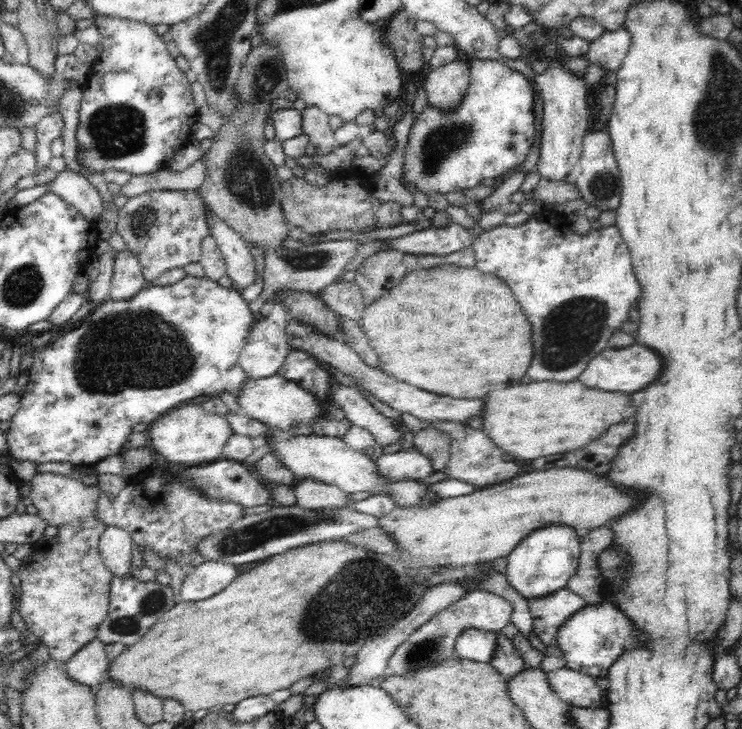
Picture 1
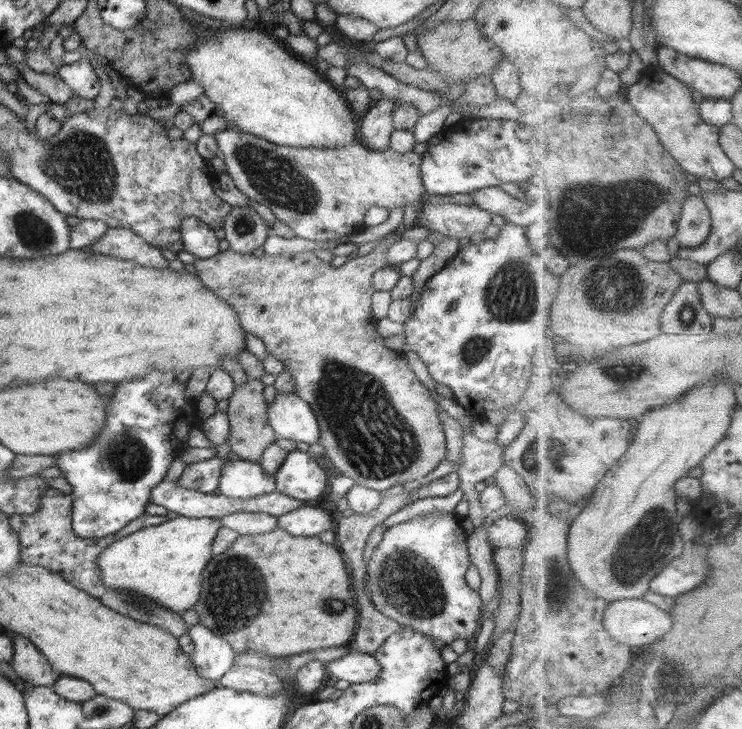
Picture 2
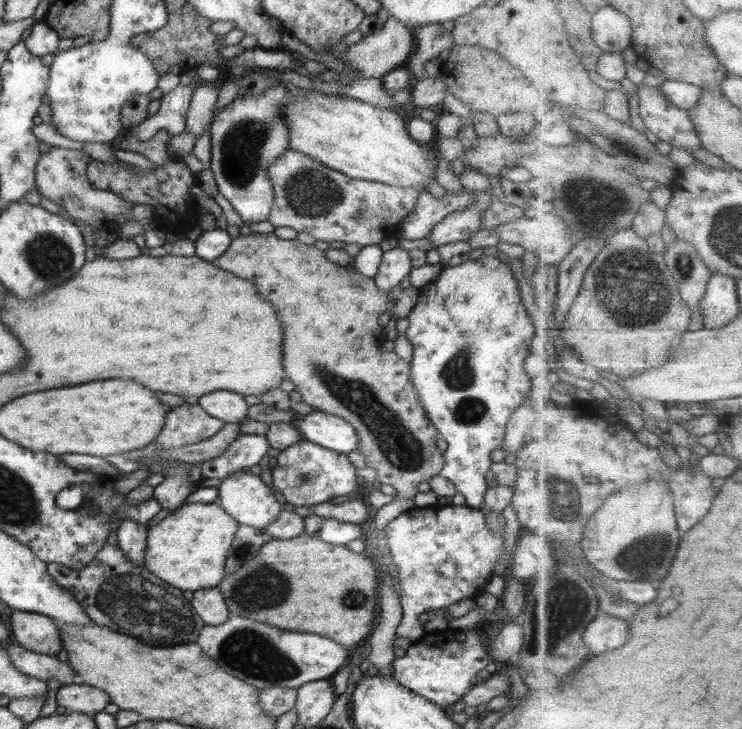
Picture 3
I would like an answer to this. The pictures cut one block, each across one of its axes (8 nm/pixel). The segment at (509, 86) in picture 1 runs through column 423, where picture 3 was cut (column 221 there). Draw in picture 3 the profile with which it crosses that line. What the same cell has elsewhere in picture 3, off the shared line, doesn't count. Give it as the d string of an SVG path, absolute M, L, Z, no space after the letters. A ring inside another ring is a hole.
M276 84L260 96L235 98L230 104L220 104L210 125L211 151L208 167L213 173L218 191L232 204L243 222L268 220L274 204L274 188L266 176L266 167L289 149L289 131L284 120L284 103L292 95L286 85Z

